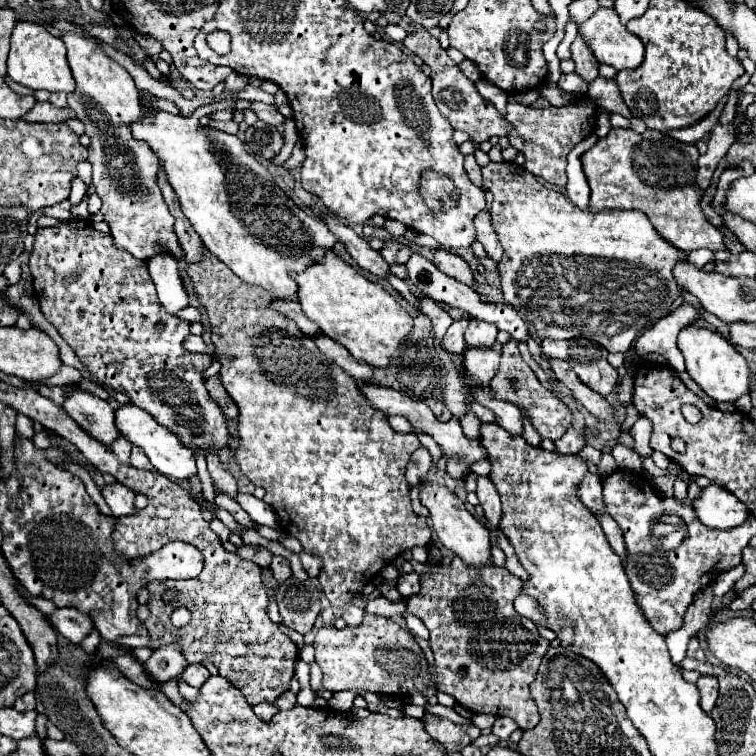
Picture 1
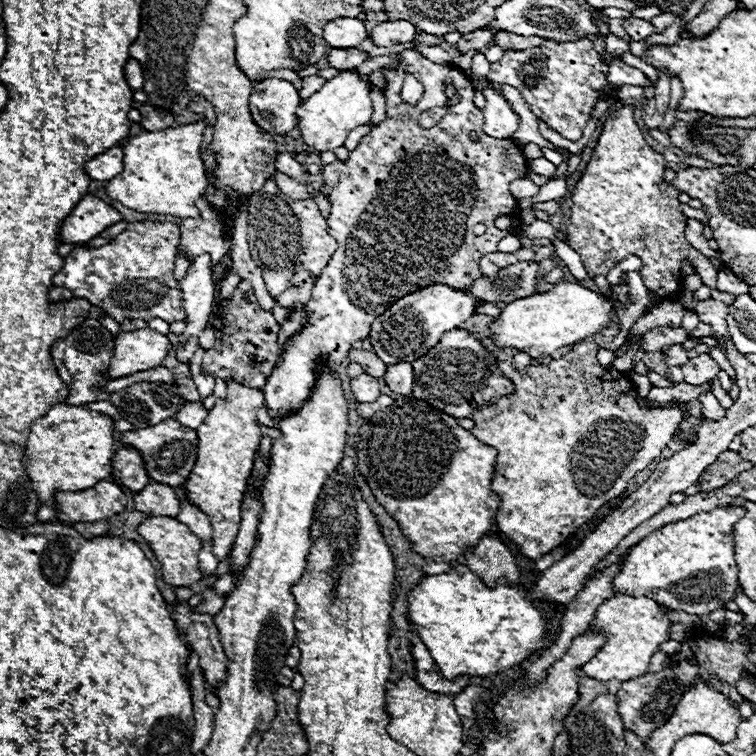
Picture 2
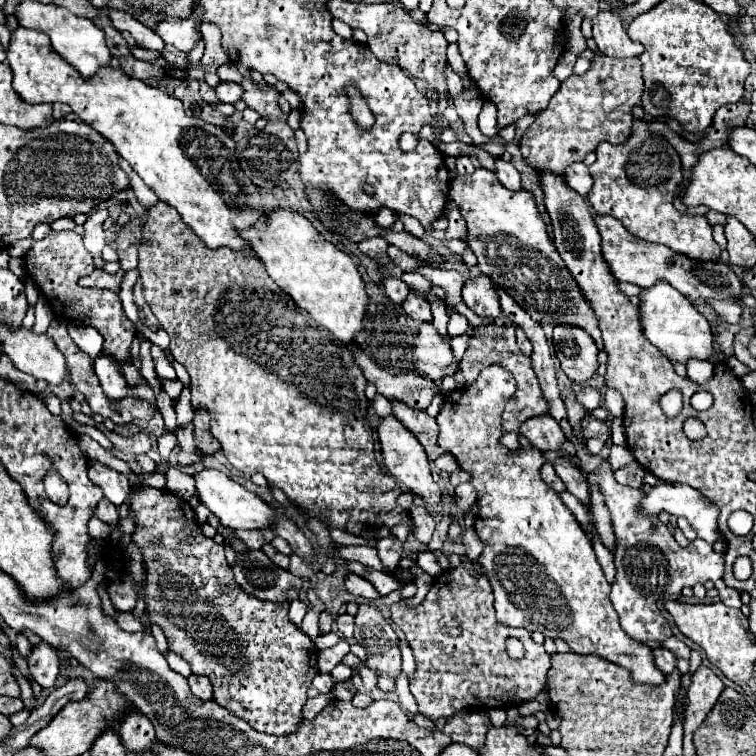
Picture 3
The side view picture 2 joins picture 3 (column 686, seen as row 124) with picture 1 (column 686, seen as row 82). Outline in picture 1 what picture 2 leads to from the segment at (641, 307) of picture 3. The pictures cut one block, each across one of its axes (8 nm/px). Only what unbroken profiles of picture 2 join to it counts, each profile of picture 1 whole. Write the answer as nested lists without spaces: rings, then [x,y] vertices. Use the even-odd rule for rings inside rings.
[[[688,324],[678,334],[678,350],[684,356],[686,372],[690,378],[714,400],[714,402],[736,402],[740,396],[750,392],[750,372],[744,356],[718,332]]]

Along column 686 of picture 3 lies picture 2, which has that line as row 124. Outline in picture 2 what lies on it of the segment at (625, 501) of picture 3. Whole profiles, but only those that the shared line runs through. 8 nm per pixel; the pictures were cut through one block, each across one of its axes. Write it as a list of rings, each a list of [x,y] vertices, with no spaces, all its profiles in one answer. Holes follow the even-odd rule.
[[[544,40],[540,48],[528,48],[518,52],[506,52],[498,62],[490,64],[488,80],[510,84],[518,88],[528,102],[530,110],[548,124],[550,130],[558,132],[560,136],[576,142],[582,136],[582,130],[586,122],[590,120],[590,112],[594,110],[596,100],[608,99],[611,102],[618,101],[616,90],[620,86],[612,86],[606,82],[608,64],[604,64],[594,50],[592,40],[580,40],[580,42],[564,42],[556,44],[552,40]],[[522,66],[534,66],[536,74],[526,76],[522,74]]]

